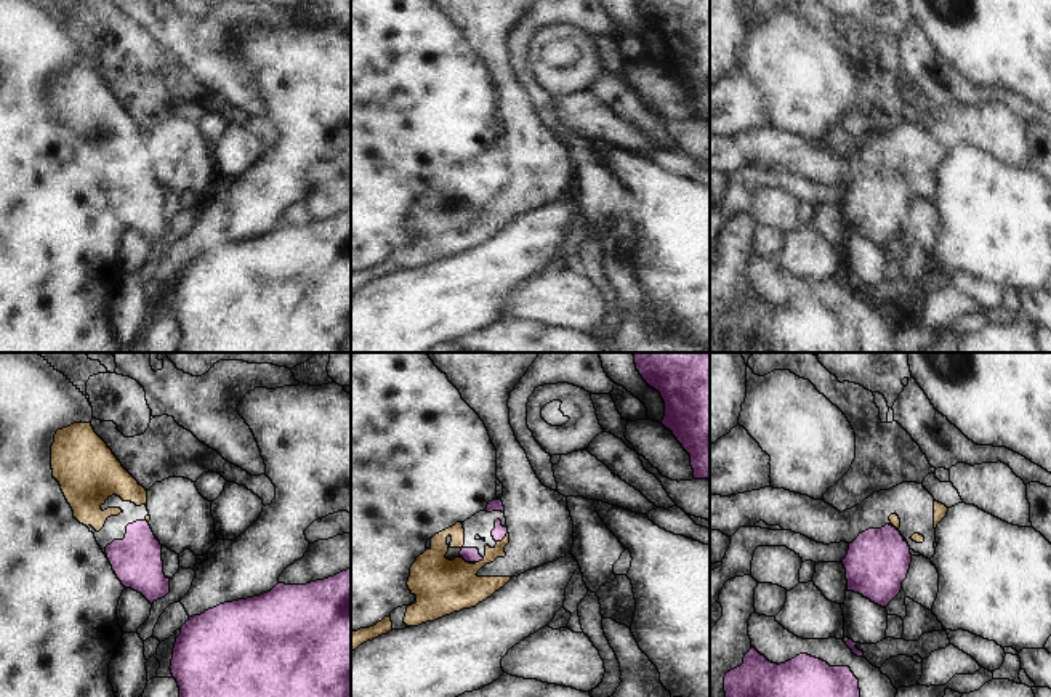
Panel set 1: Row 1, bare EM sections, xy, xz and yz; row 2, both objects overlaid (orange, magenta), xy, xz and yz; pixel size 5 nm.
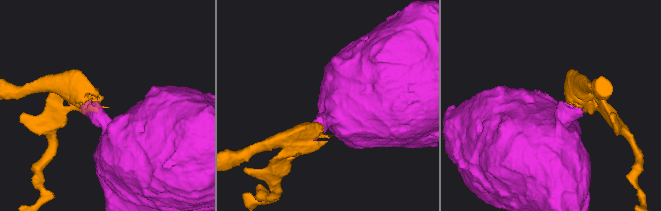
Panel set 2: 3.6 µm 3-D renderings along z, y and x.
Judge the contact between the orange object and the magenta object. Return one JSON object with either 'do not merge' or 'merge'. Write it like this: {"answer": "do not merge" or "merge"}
{"answer": "merge"}

